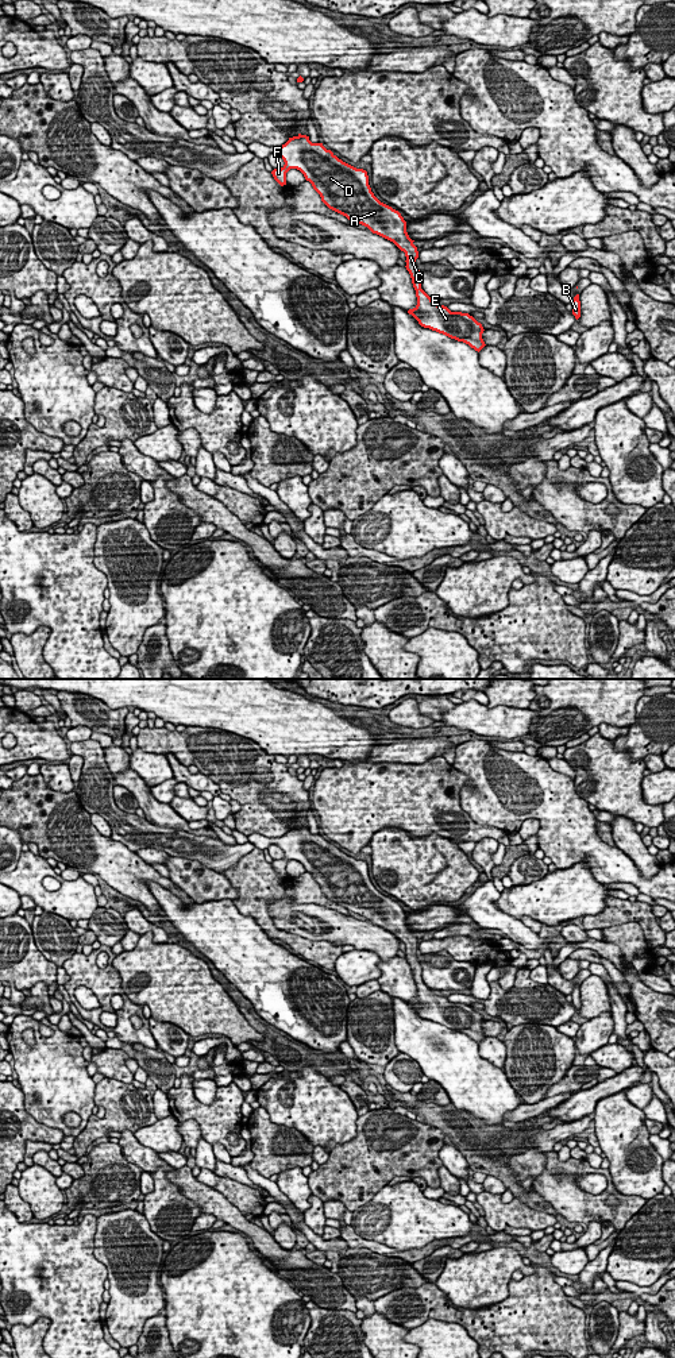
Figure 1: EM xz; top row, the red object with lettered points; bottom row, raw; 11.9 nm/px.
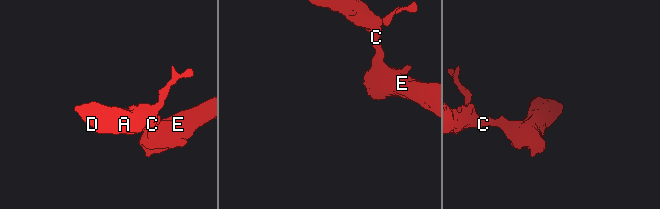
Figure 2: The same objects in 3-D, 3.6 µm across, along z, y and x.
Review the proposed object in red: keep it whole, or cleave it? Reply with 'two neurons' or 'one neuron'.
one neuron

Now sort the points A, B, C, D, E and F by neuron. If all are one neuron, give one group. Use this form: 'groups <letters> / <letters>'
groups A B C D E F

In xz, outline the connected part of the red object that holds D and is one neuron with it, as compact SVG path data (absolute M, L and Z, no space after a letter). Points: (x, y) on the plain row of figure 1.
M301 825L289 829L274 844L285 853L281 860L271 863L281 877L286 876L286 864L290 860L300 861L329 900L367 918L405 944L405 958L417 988L417 996L408 1004L421 1018L463 1033L478 1043L486 1037L481 1014L468 1004L451 1003L447 998L435 995L421 980L421 964L416 956L418 942L406 923L406 913L398 902L374 887L366 861L343 853L323 834L312 834L309 827Z

